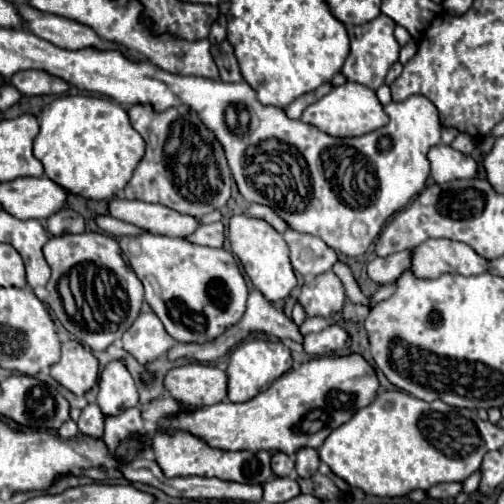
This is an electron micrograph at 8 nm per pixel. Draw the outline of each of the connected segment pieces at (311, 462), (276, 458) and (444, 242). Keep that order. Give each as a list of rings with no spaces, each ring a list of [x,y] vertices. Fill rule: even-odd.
[[[304,447],[296,453],[296,471],[300,477],[312,477],[318,471],[320,459],[318,459],[318,451],[312,447]]]
[[[274,453],[272,455],[272,471],[280,477],[288,477],[294,471],[294,459],[286,453]]]
[[[426,239],[410,251],[410,273],[418,279],[436,279],[444,273],[478,275],[486,269],[486,259],[466,243],[452,239]]]

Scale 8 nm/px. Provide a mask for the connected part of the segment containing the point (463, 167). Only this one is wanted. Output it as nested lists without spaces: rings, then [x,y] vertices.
[[[436,145],[428,151],[432,179],[436,183],[448,183],[456,179],[472,179],[478,171],[478,163],[452,145]]]

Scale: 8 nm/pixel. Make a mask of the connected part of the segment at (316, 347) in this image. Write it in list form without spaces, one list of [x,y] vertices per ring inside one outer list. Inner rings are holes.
[[[332,325],[332,327],[326,327],[320,333],[304,335],[302,347],[312,357],[324,357],[324,355],[332,355],[332,353],[344,349],[348,343],[350,343],[348,333],[342,327]]]

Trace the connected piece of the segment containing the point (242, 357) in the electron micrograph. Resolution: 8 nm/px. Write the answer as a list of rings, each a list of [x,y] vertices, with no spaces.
[[[260,339],[244,341],[230,355],[230,363],[226,371],[228,373],[228,399],[234,403],[250,401],[260,391],[270,387],[278,377],[288,373],[290,369],[292,369],[292,355],[290,355],[290,349],[282,341],[260,341]]]

